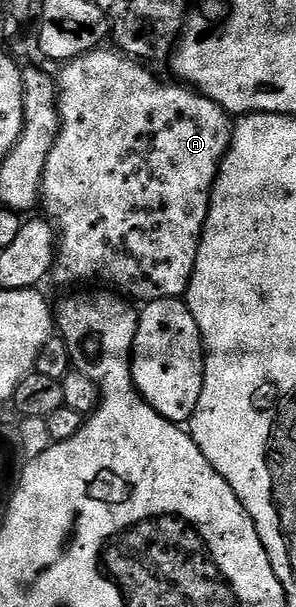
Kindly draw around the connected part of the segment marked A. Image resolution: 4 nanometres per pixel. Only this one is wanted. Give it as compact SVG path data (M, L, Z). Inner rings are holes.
M102 46L95 47L83 56L65 61L61 65L62 73L57 73L57 101L59 114L59 132L55 144L48 153L44 166L40 208L45 219L56 226L56 244L52 280L58 284L78 284L81 280L99 280L99 285L117 290L131 301L149 302L152 300L177 300L185 297L190 279L196 266L196 254L200 250L200 238L208 218L210 195L218 177L218 167L230 148L232 120L225 110L212 102L201 92L181 83L165 84L149 72L145 63L139 62L117 50L105 52Z

